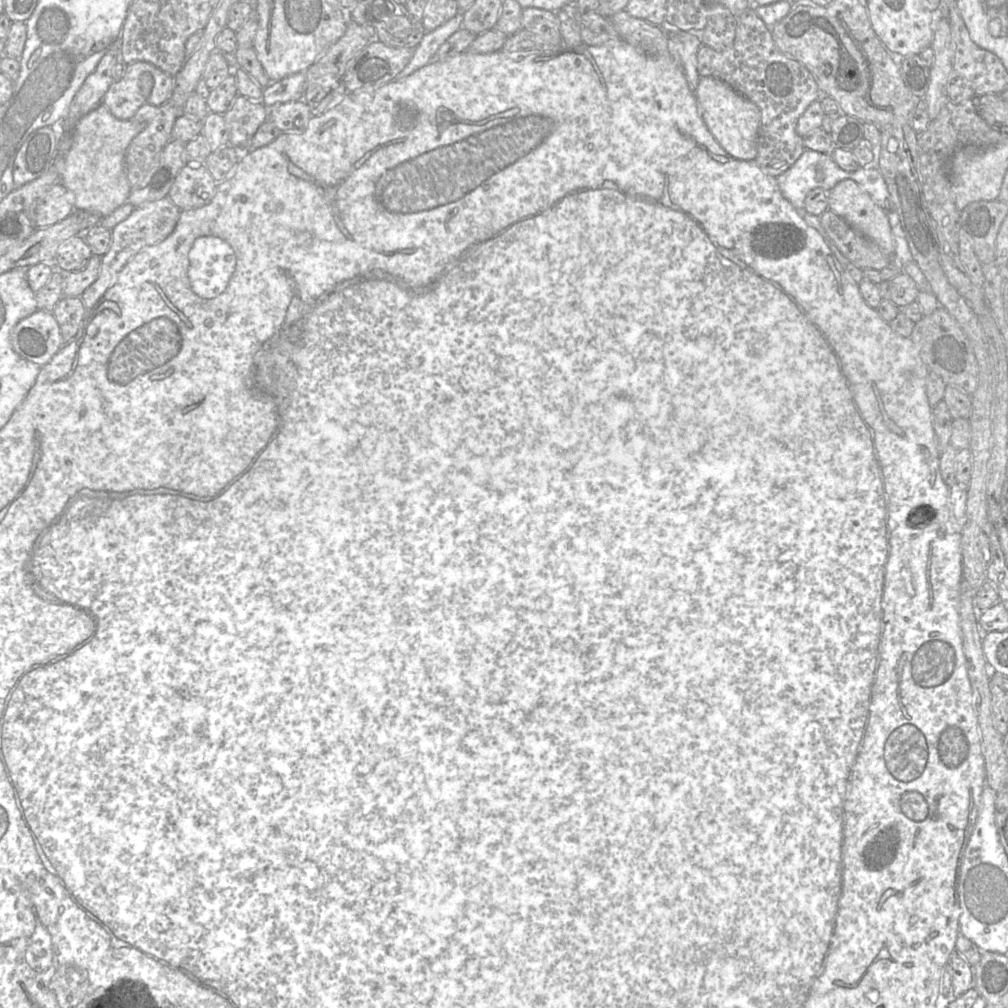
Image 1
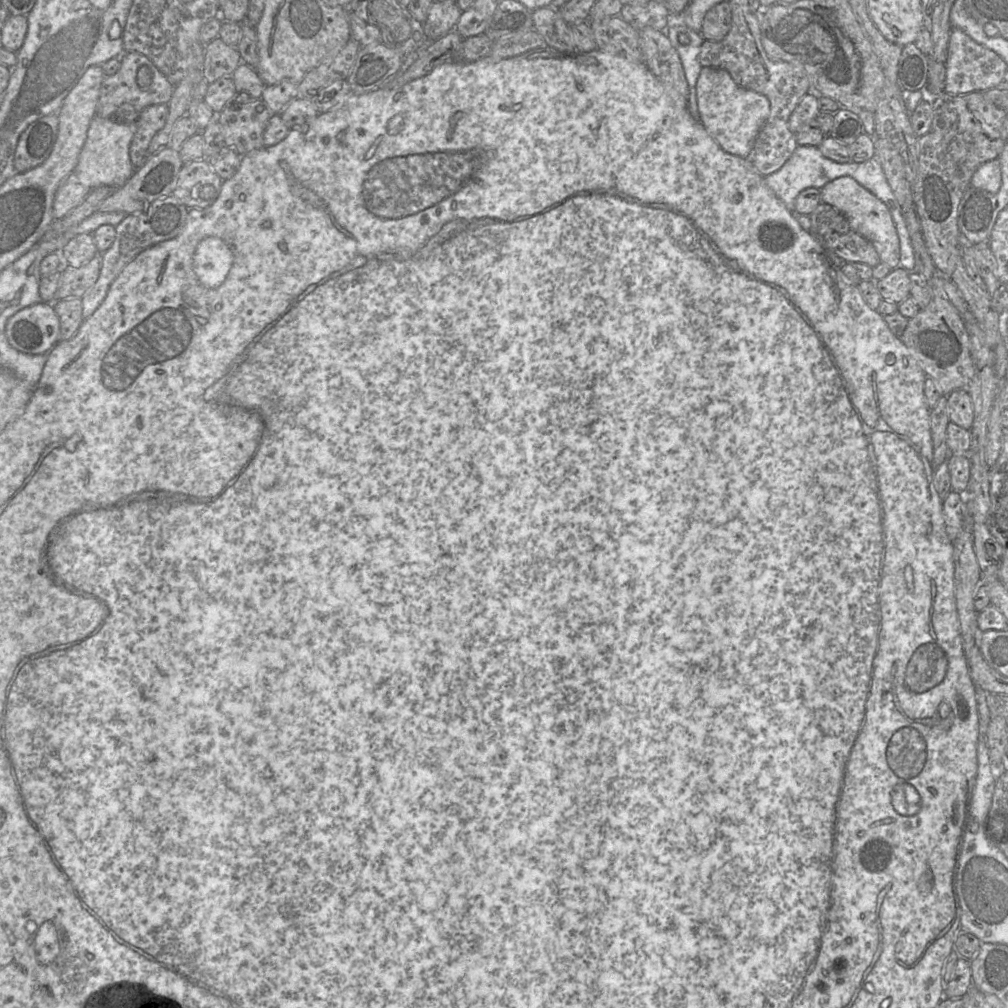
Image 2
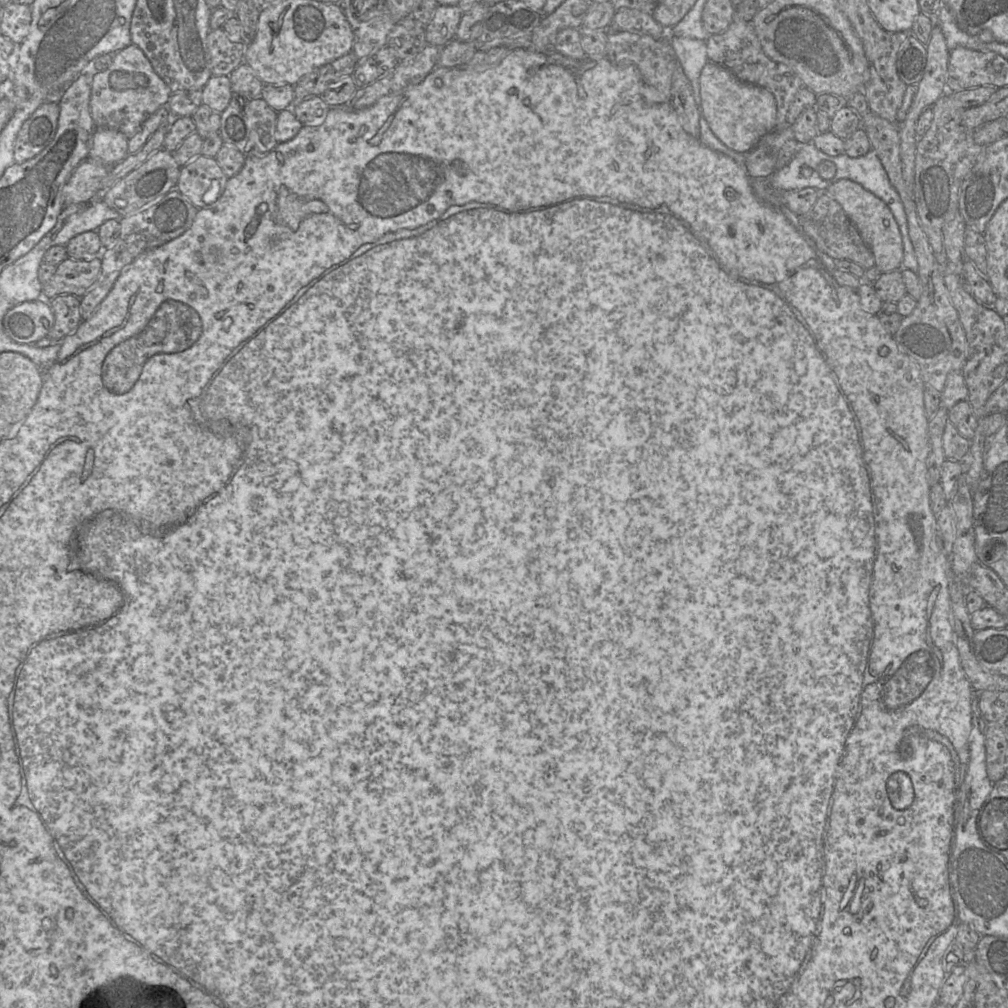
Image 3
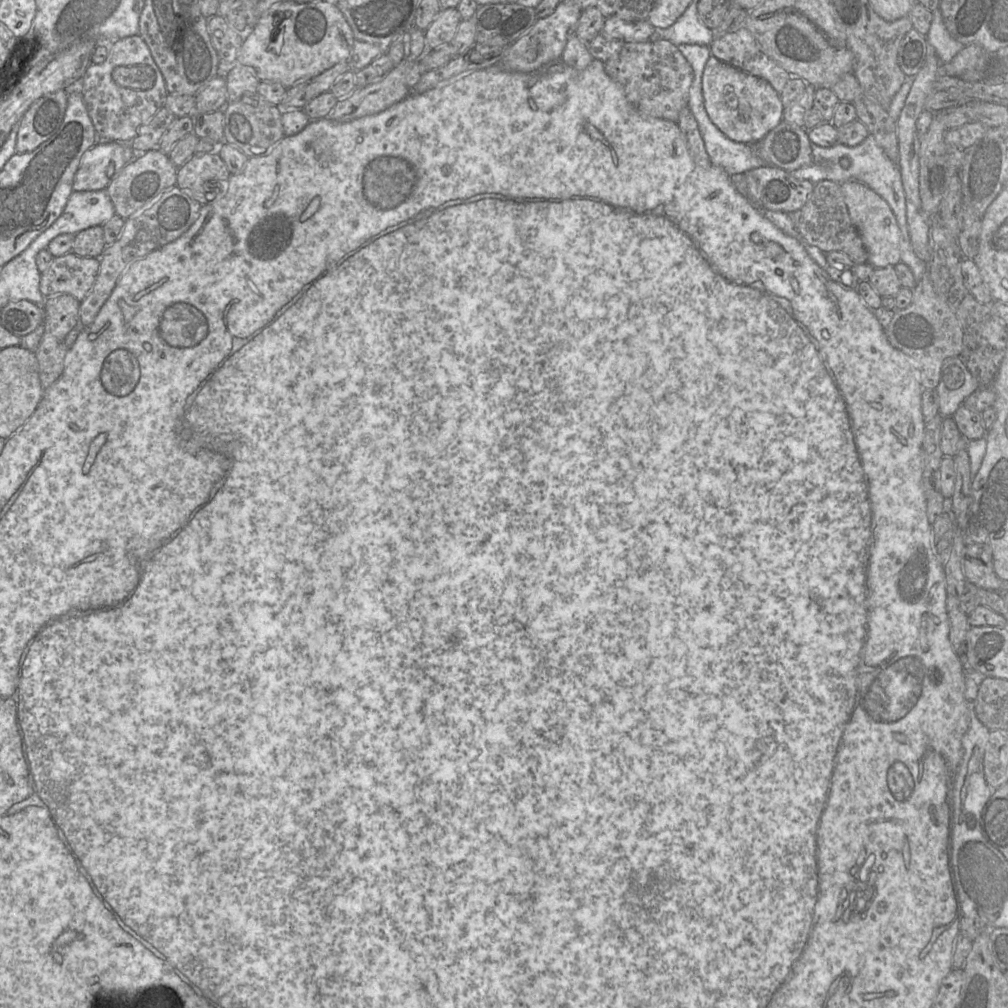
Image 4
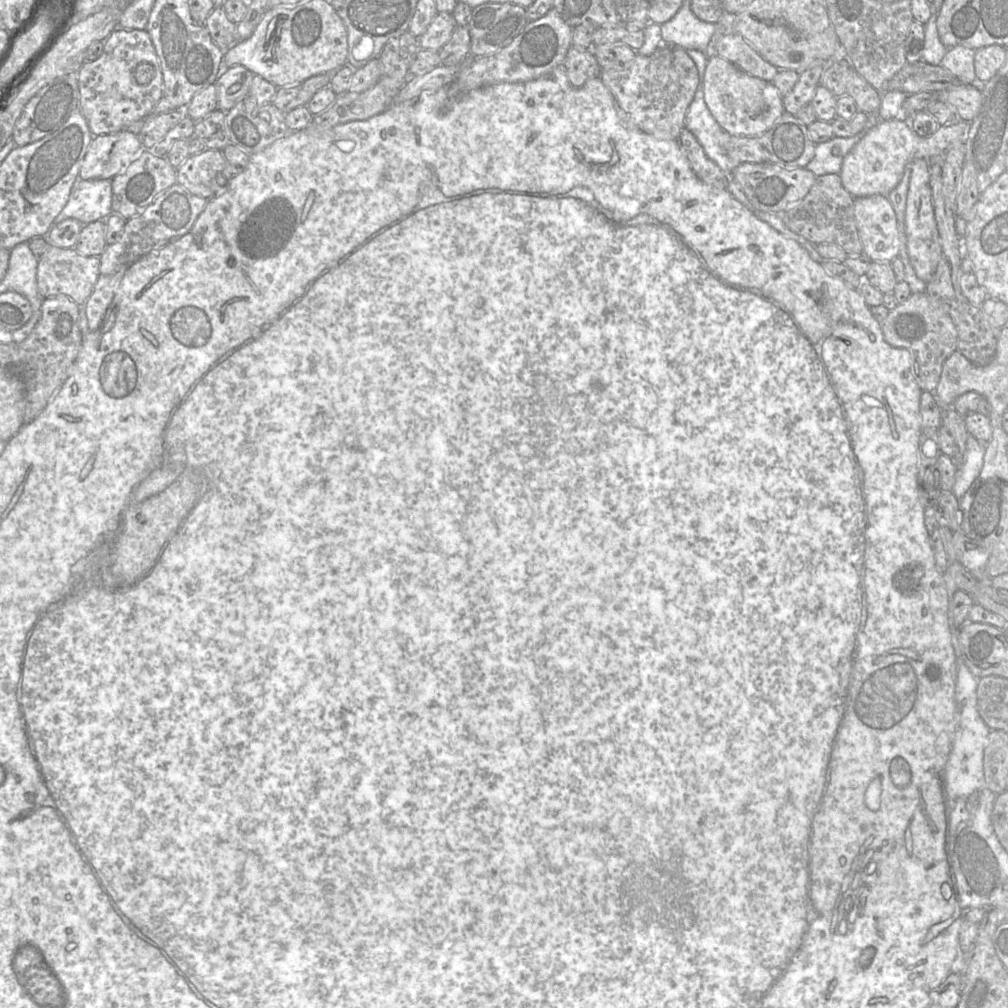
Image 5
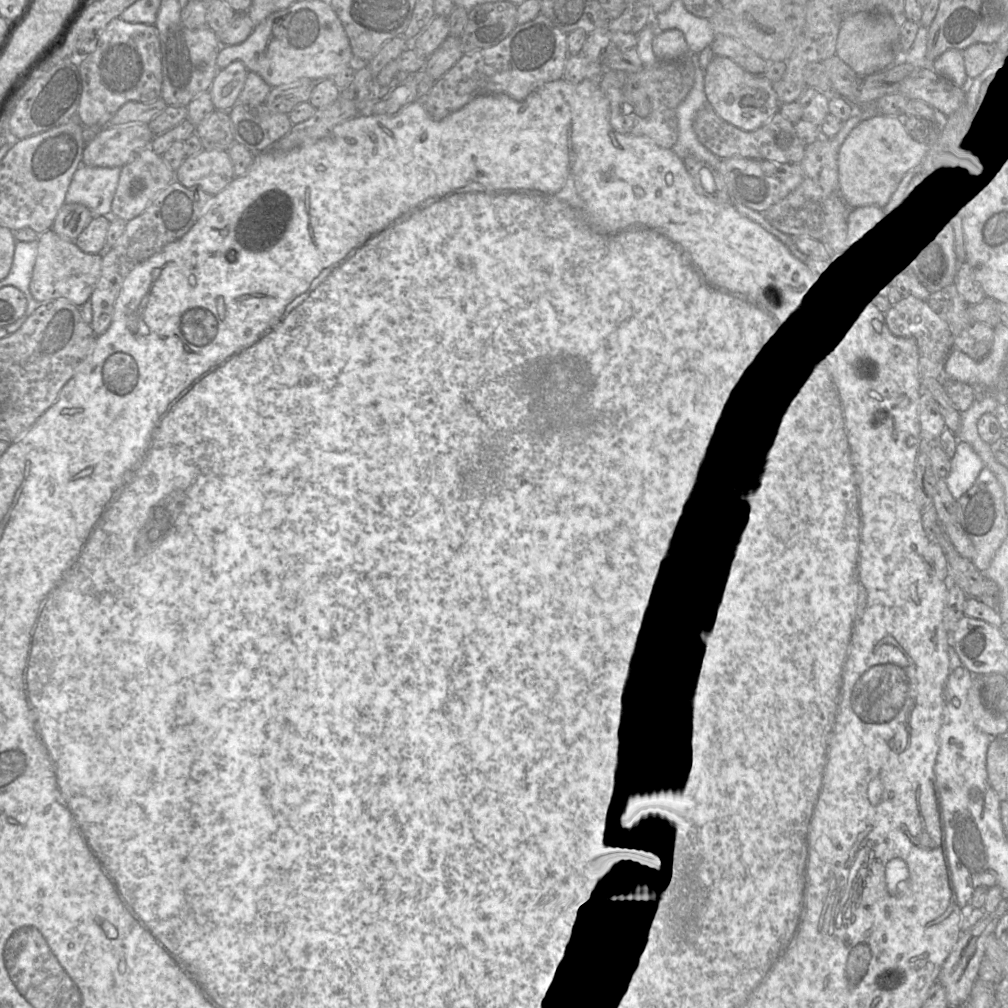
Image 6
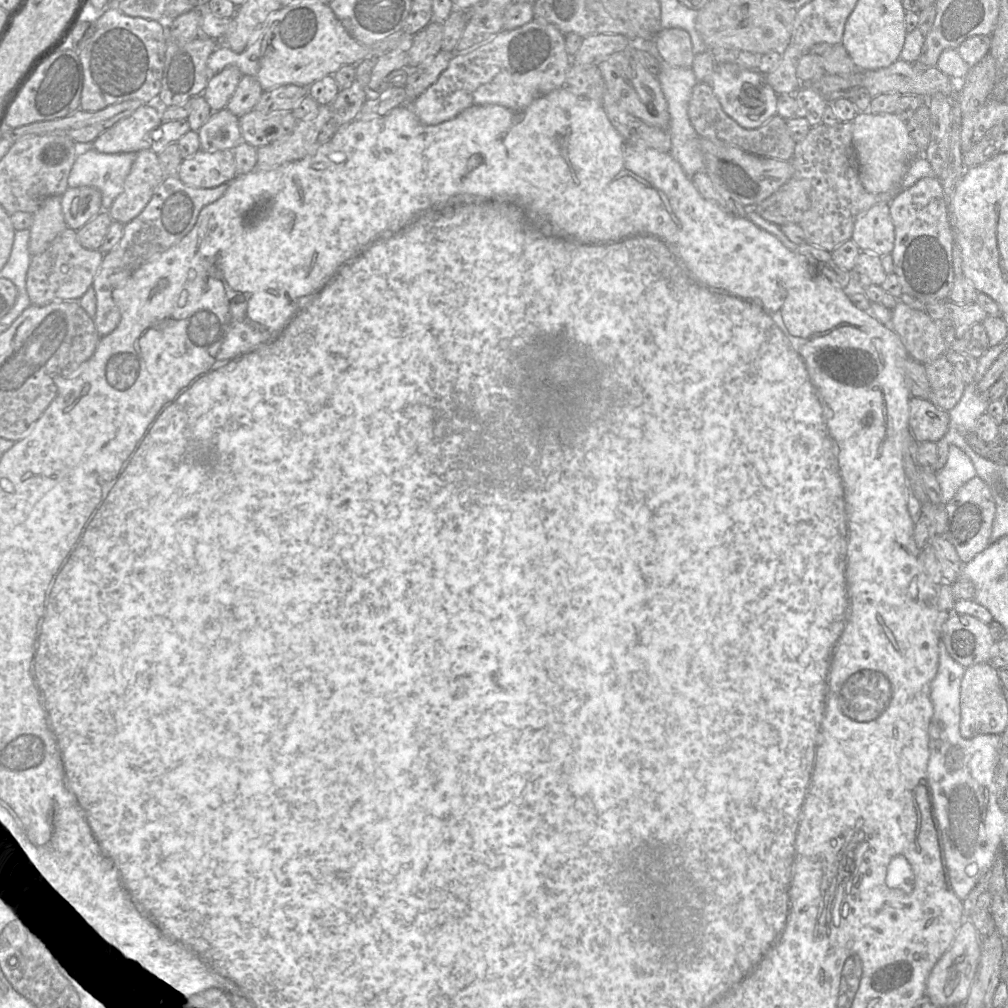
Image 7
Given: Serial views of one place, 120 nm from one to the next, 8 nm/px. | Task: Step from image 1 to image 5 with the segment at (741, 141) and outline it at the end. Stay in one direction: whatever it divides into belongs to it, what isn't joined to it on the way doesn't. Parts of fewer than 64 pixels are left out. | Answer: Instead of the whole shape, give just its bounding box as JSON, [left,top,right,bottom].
[703,55,784,136]

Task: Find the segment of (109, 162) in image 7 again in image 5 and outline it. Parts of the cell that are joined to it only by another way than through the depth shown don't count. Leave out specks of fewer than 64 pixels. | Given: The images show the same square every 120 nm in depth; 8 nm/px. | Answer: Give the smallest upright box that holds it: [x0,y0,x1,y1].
[53,176,112,225]

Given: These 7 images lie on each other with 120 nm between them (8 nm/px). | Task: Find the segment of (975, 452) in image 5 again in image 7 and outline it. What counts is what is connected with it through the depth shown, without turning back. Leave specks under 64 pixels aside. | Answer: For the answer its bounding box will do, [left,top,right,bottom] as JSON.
[936,445,976,504]

